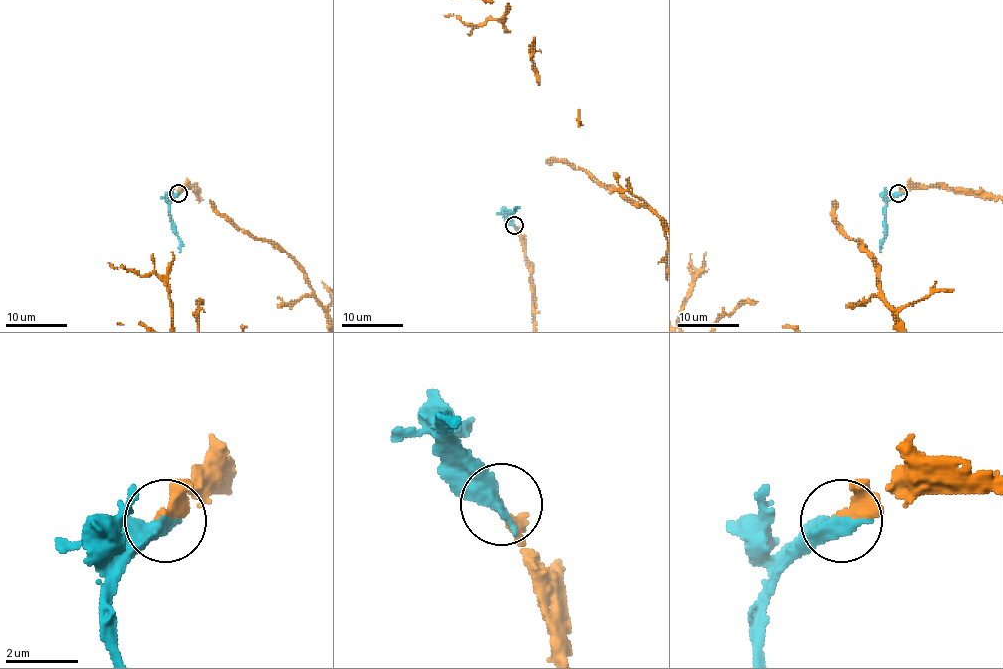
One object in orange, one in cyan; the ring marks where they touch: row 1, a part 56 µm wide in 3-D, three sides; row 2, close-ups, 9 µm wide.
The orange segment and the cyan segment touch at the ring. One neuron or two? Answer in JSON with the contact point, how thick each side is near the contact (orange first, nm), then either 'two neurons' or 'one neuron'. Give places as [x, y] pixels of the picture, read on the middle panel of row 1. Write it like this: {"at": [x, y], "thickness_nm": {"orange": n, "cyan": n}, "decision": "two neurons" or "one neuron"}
{"at": [514, 225], "thickness_nm": {"orange": 220, "cyan": 500}, "decision": "one neuron"}

